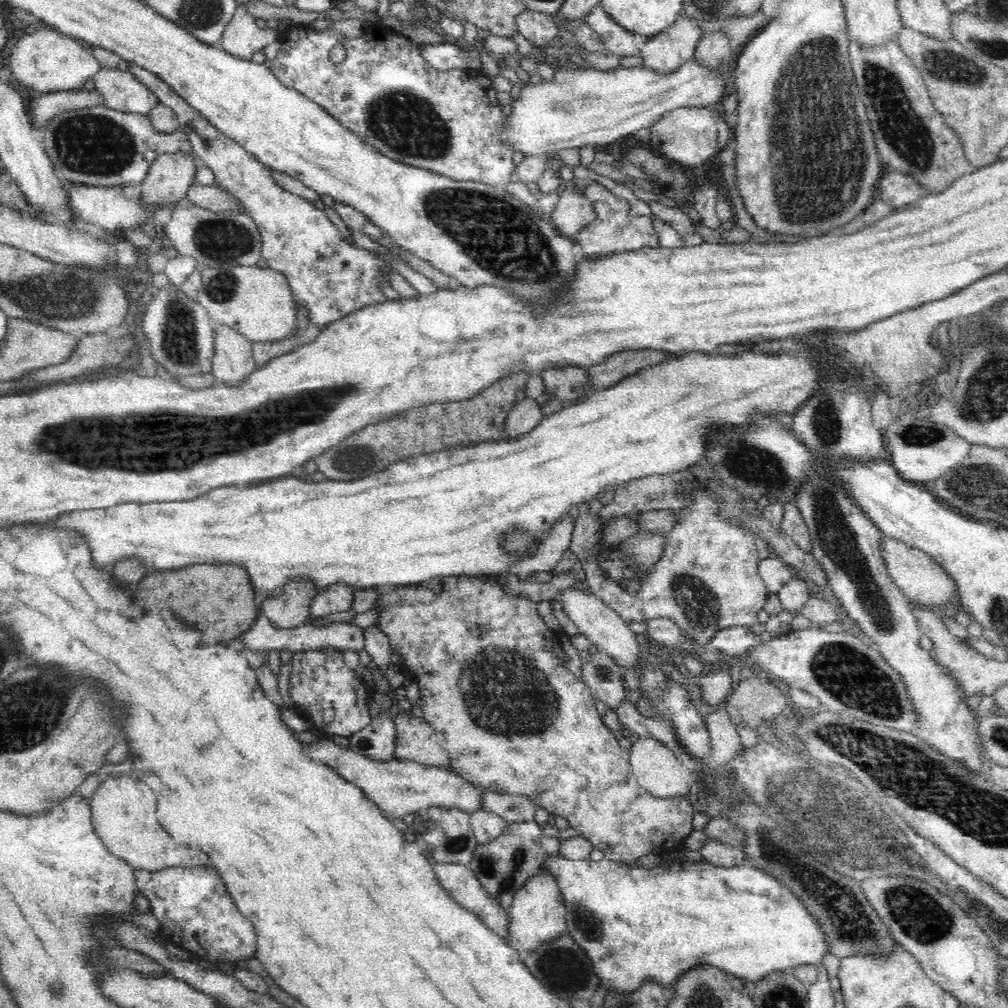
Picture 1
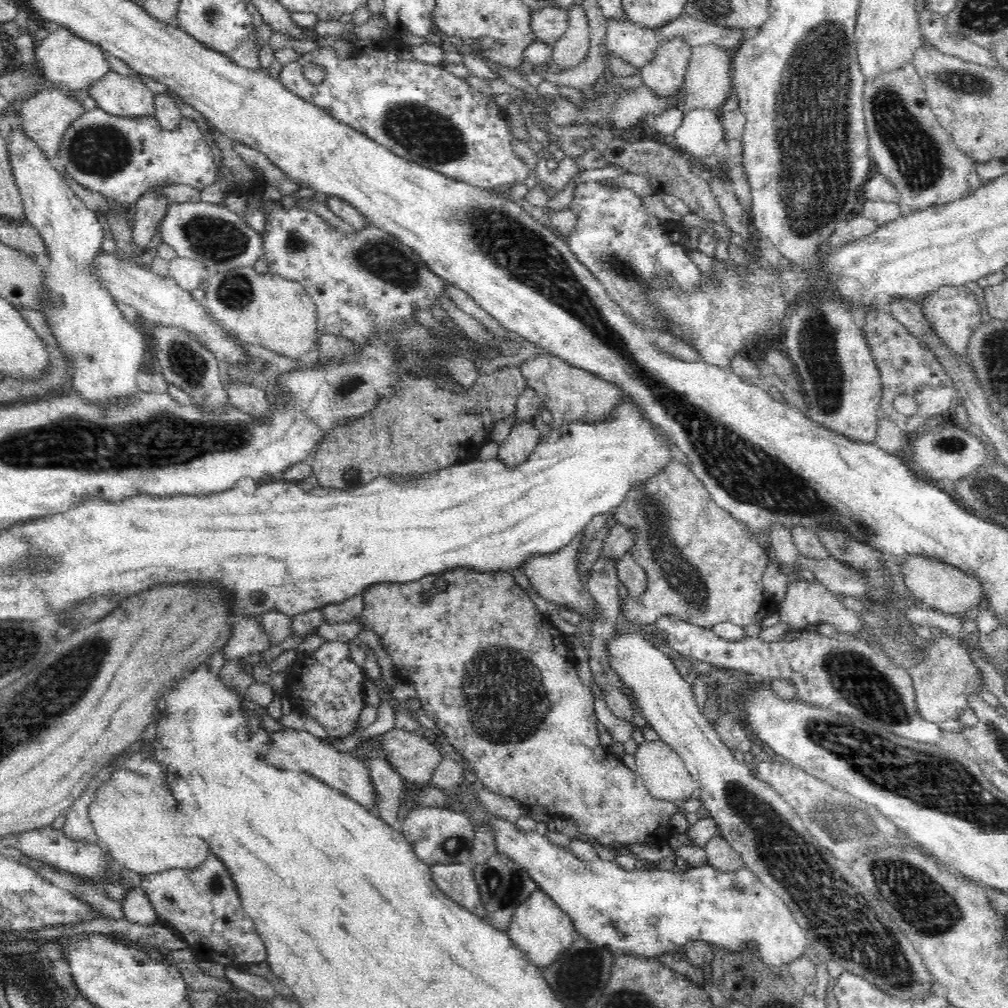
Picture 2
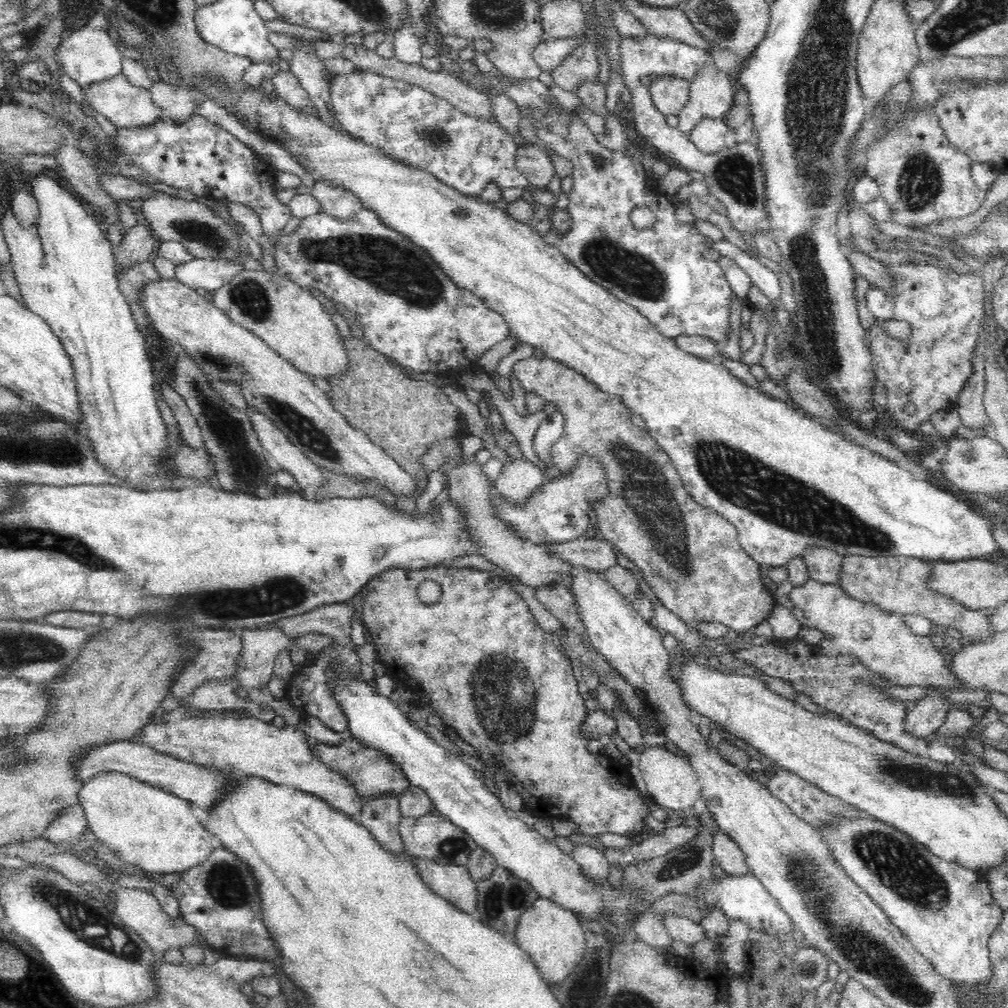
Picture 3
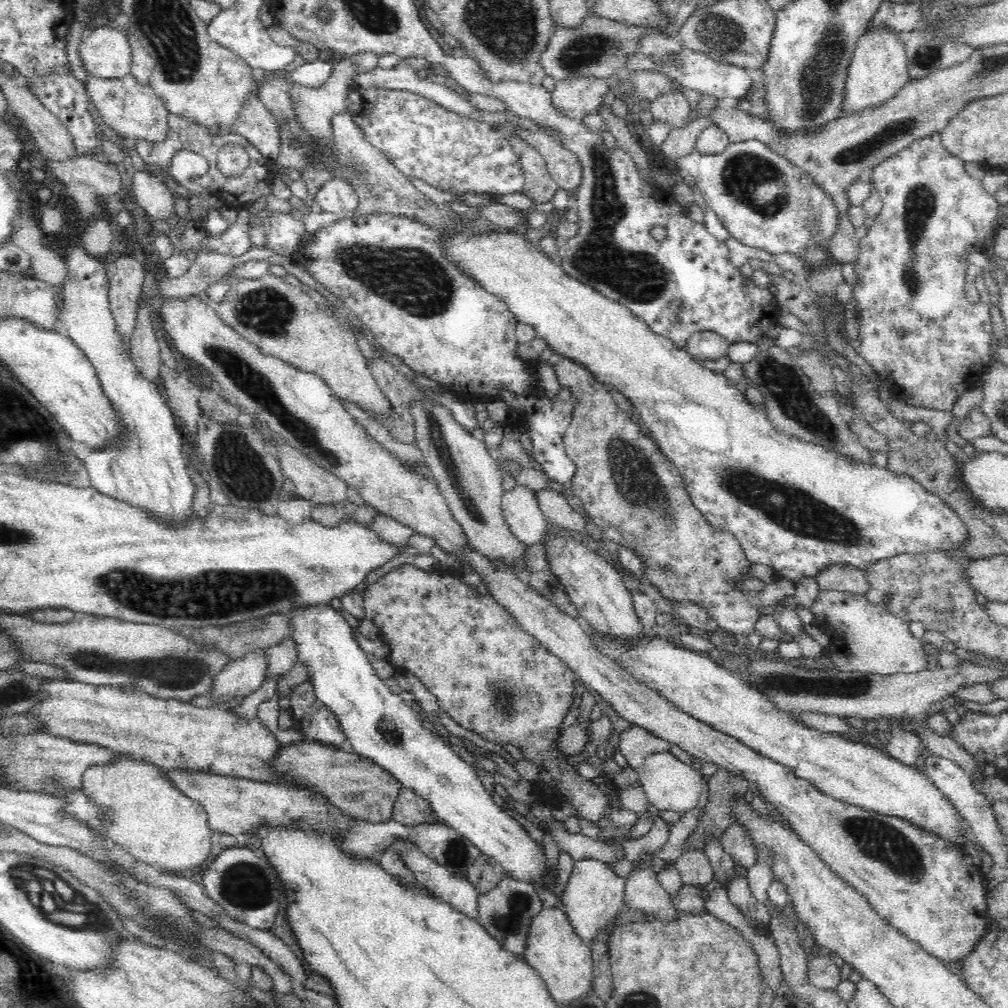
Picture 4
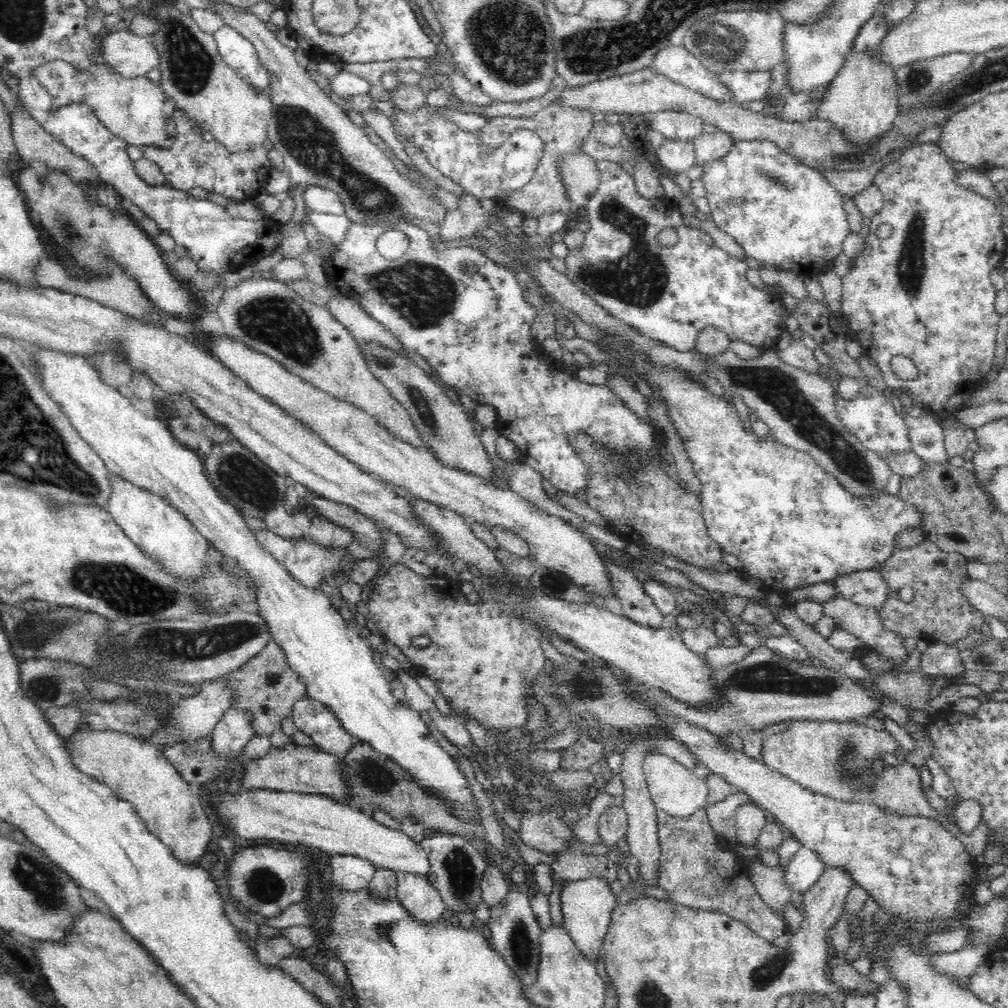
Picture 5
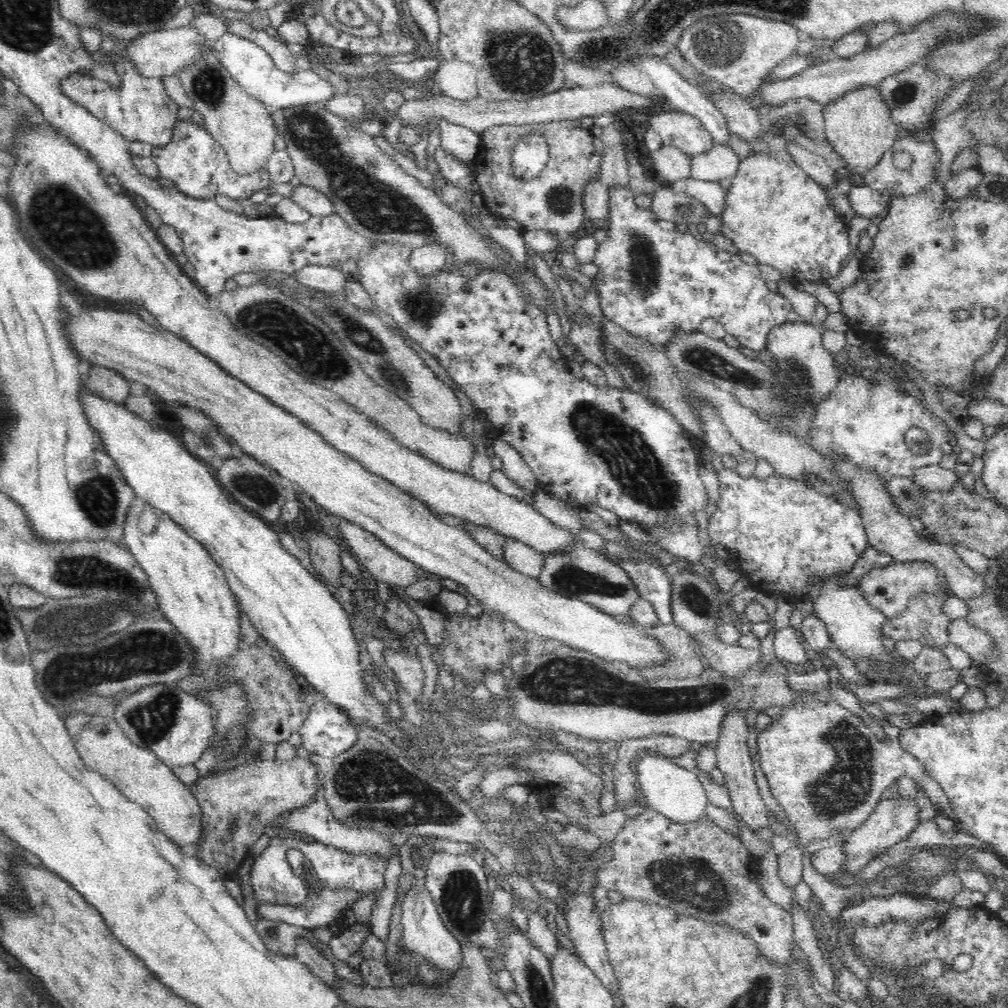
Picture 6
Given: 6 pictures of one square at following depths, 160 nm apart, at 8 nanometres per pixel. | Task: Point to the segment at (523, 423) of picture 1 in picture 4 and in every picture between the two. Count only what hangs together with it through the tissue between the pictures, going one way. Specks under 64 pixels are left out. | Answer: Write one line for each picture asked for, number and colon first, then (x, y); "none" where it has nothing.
2: (517, 448)
3: (517, 481)
4: (521, 510)

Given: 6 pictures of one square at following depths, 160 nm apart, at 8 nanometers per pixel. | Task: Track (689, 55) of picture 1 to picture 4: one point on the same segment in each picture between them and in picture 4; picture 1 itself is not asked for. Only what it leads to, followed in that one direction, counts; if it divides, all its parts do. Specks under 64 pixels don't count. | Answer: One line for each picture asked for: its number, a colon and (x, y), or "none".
2: (664, 76)
3: (669, 93)
4: (672, 107)

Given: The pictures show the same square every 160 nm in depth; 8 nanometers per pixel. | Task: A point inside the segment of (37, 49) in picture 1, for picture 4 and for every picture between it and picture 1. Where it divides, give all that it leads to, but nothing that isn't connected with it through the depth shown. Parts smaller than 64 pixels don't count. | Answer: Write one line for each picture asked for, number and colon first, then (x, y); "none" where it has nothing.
2: (62, 57)
3: (89, 55)
4: (105, 51)

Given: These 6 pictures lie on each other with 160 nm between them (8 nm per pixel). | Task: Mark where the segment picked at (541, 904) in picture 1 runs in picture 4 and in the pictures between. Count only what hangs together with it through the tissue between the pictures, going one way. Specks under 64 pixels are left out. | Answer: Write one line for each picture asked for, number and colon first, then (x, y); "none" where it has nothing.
2: (539, 928)
3: (554, 938)
4: (559, 956)

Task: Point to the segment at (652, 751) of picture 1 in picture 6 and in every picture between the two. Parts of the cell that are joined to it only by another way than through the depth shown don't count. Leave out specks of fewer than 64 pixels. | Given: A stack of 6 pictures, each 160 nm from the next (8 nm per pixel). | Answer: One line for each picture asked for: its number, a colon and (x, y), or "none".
2: (664, 774)
3: (671, 782)
4: (670, 785)
5: (676, 790)
6: (675, 792)

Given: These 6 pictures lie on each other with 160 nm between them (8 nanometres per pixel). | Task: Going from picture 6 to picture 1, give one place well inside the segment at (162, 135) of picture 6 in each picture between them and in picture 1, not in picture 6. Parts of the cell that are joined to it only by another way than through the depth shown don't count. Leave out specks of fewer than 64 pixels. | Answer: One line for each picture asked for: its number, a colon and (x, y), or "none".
1: (122, 91)
2: (126, 96)
3: (127, 106)
4: (134, 110)
5: (136, 110)

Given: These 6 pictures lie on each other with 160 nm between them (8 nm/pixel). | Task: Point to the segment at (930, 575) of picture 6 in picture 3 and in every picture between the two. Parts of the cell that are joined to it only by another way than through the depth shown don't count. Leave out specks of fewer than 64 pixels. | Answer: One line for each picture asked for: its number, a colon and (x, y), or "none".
3: (823, 565)
4: (843, 577)
5: (868, 588)

